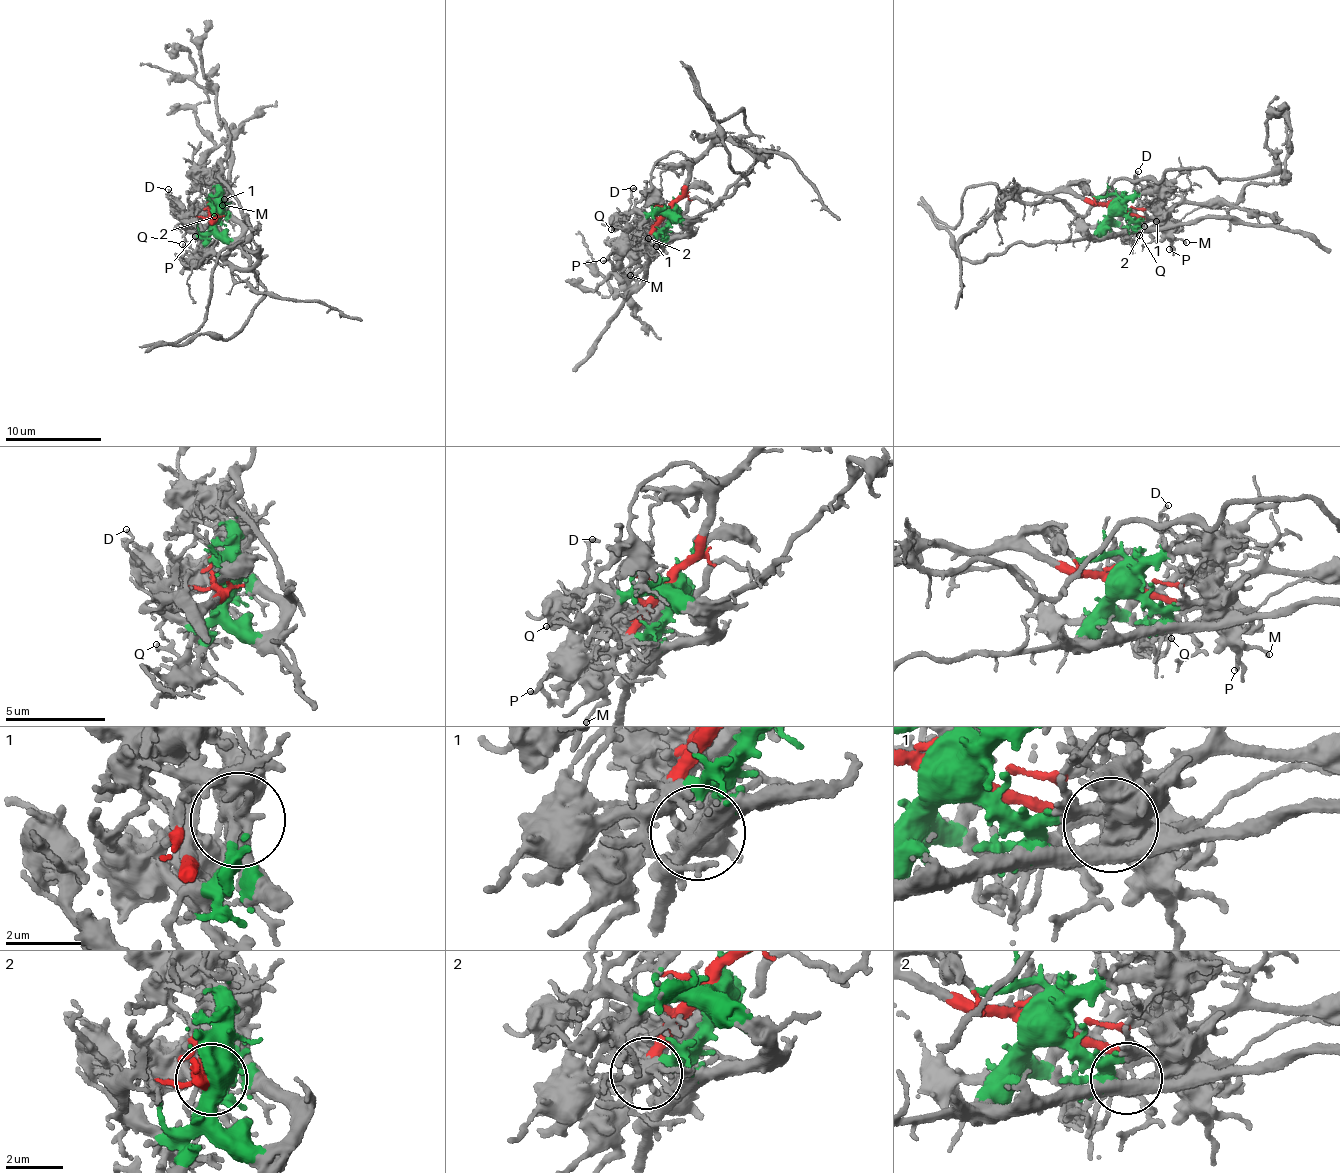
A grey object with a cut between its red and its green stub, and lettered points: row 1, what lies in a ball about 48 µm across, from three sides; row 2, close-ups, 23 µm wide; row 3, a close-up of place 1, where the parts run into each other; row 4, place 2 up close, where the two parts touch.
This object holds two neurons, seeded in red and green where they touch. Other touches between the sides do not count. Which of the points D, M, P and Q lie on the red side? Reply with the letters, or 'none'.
none

